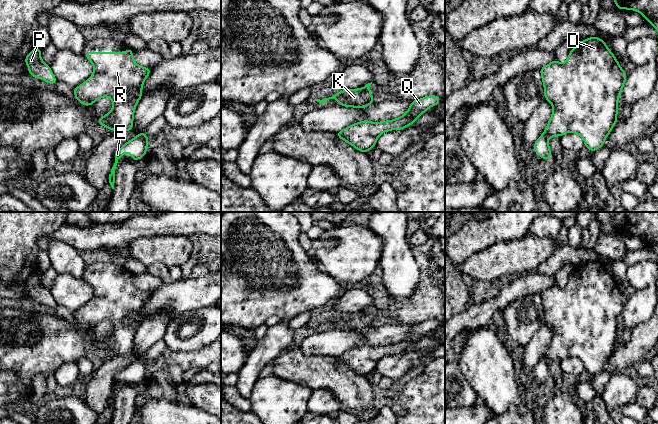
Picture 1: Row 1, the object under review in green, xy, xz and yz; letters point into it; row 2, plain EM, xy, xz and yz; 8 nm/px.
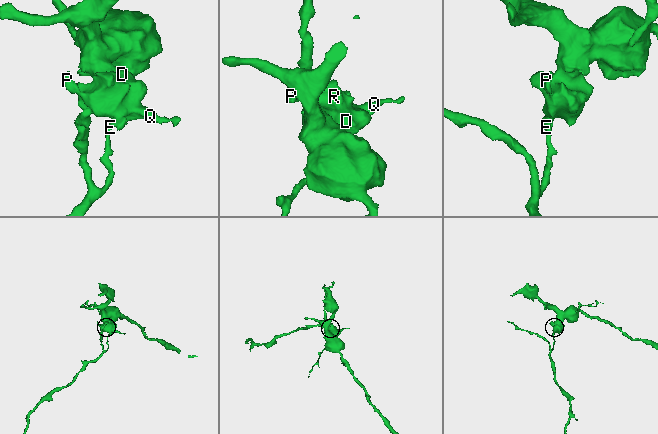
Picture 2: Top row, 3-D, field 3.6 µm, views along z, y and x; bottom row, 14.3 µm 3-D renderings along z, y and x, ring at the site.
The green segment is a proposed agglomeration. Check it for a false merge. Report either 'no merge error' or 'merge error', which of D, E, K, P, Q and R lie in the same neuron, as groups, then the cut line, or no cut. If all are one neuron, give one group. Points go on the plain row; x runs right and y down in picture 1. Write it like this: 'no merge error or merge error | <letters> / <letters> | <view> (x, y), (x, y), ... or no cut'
merge error | D K P Q R / E | yz (544, 356), (548, 360)

